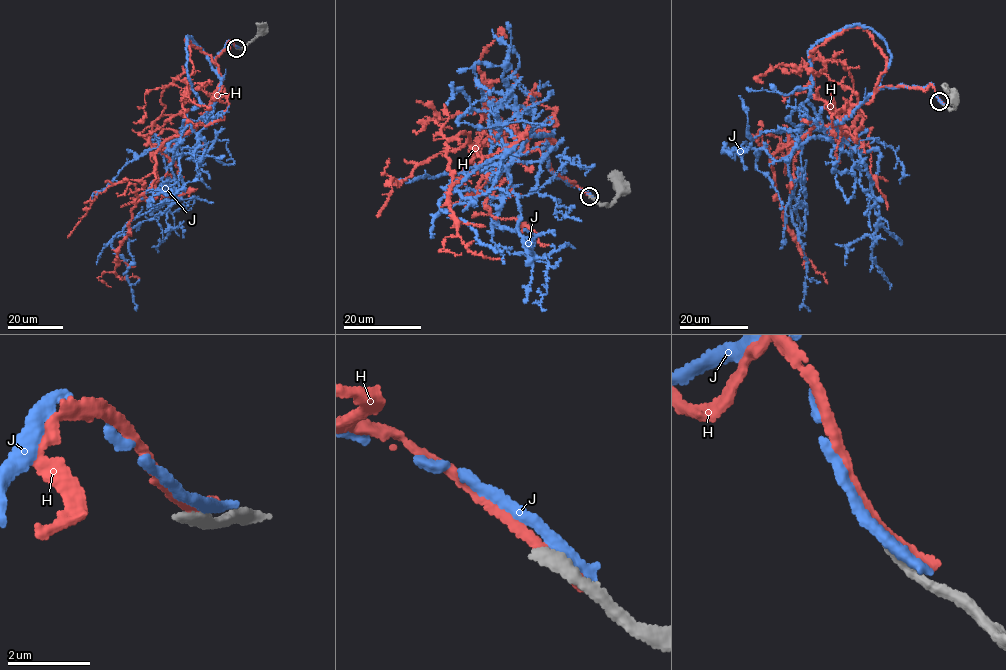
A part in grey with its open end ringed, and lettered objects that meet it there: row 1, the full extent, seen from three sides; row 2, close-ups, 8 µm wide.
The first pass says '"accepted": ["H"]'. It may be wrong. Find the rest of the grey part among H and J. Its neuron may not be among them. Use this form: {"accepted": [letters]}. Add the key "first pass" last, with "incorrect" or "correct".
{"accepted": [], "first pass": "incorrect"}

